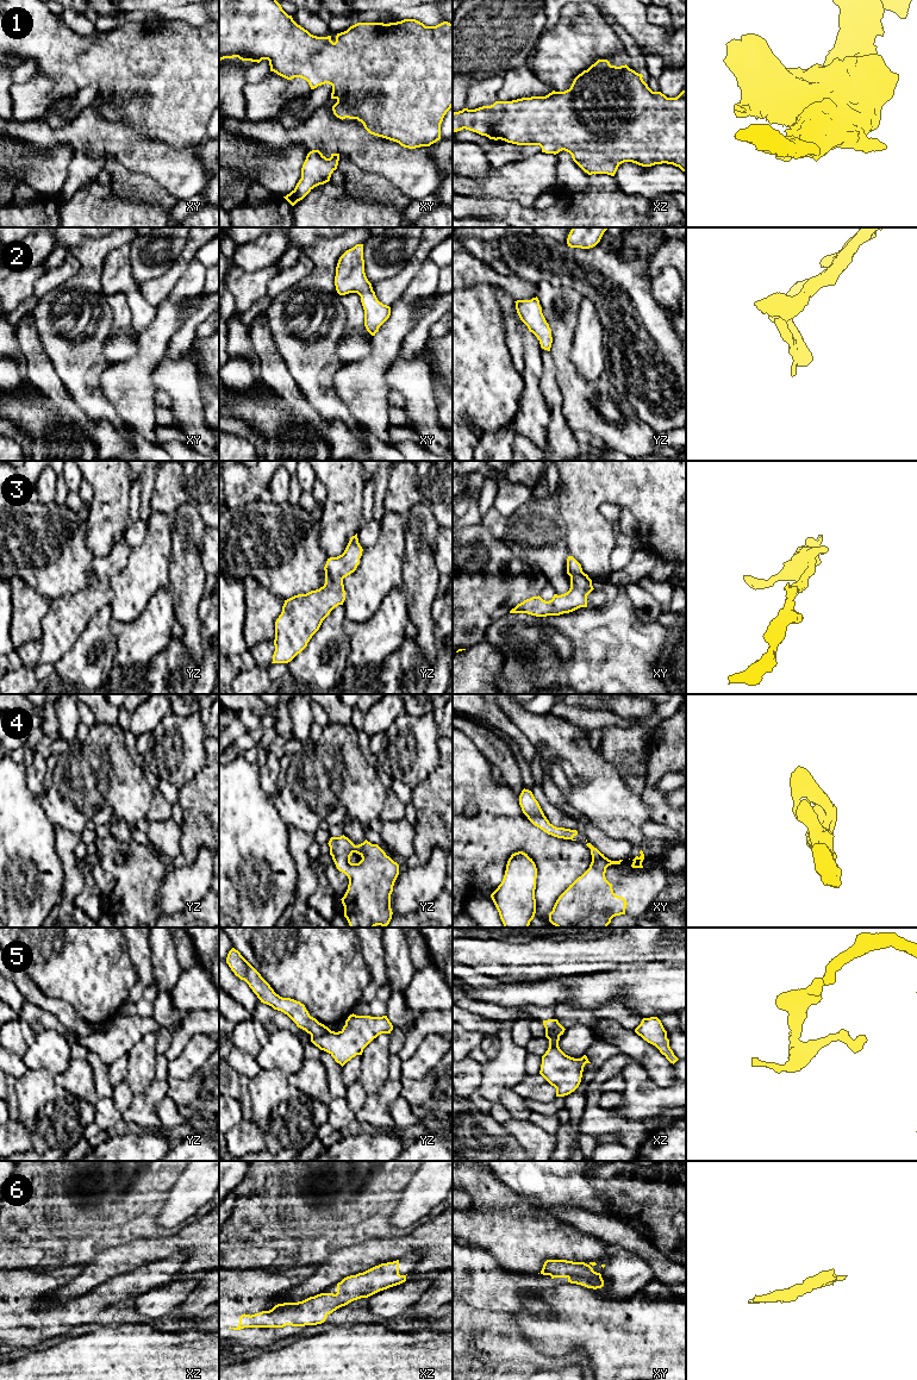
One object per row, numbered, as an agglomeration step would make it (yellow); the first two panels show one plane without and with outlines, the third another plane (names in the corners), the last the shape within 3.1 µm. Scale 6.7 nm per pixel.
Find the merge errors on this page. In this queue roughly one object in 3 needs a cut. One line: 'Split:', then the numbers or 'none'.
Split: none

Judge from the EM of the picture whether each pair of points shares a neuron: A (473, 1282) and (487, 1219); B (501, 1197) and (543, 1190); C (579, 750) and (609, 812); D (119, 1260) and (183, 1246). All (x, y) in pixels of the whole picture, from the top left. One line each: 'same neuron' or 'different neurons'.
A: different neurons
B: different neurons
C: same neuron
D: same neuron

